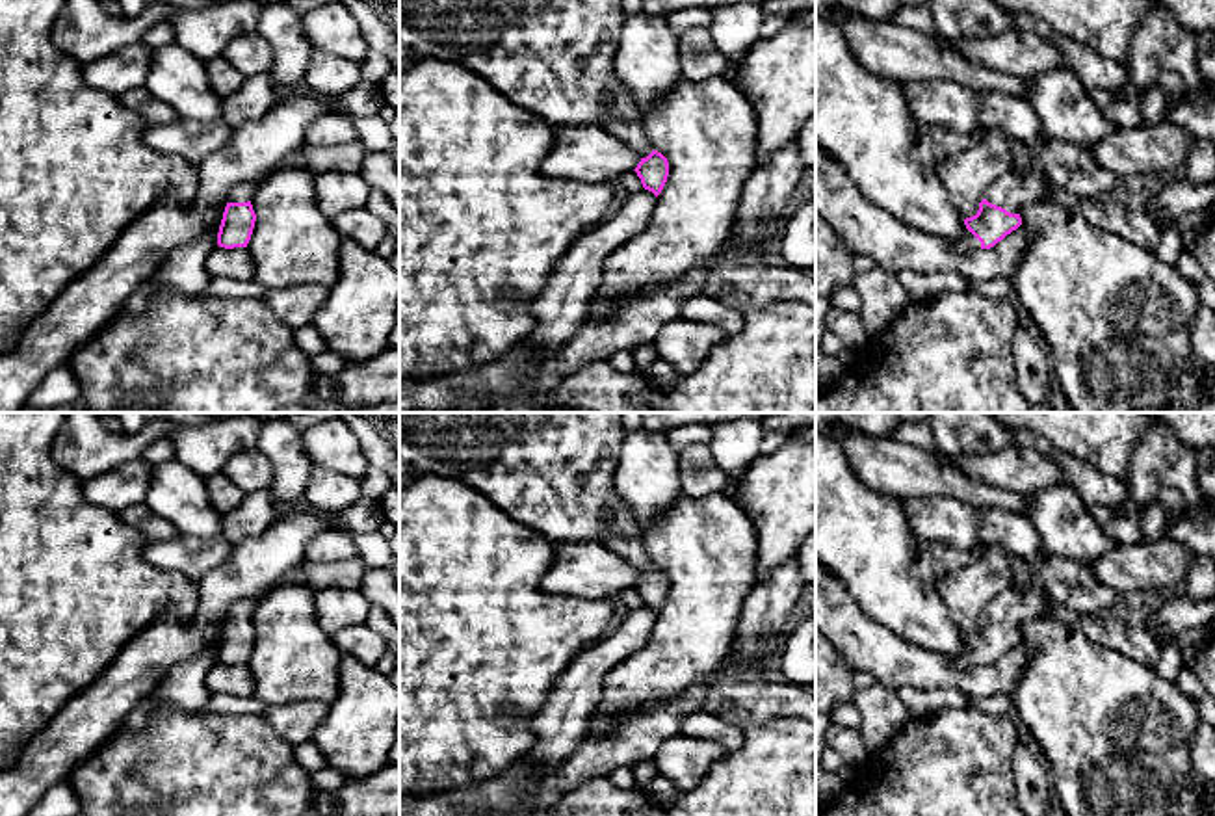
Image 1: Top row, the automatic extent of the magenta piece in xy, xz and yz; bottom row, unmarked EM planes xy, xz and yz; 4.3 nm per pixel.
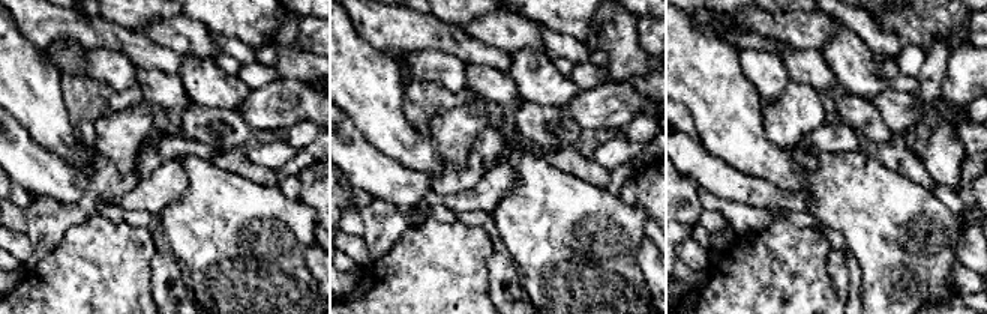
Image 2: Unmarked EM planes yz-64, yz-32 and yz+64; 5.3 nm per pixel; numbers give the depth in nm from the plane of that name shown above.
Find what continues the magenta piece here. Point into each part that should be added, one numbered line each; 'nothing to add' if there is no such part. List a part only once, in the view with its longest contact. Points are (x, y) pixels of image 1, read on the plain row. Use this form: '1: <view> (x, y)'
1: yz (1013, 606)
2: yz (968, 658)

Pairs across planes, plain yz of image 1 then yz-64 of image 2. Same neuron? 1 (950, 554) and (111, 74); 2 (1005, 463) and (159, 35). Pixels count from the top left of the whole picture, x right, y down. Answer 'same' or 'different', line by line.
1: different
2: same

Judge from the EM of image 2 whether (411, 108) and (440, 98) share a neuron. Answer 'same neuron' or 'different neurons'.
same neuron

